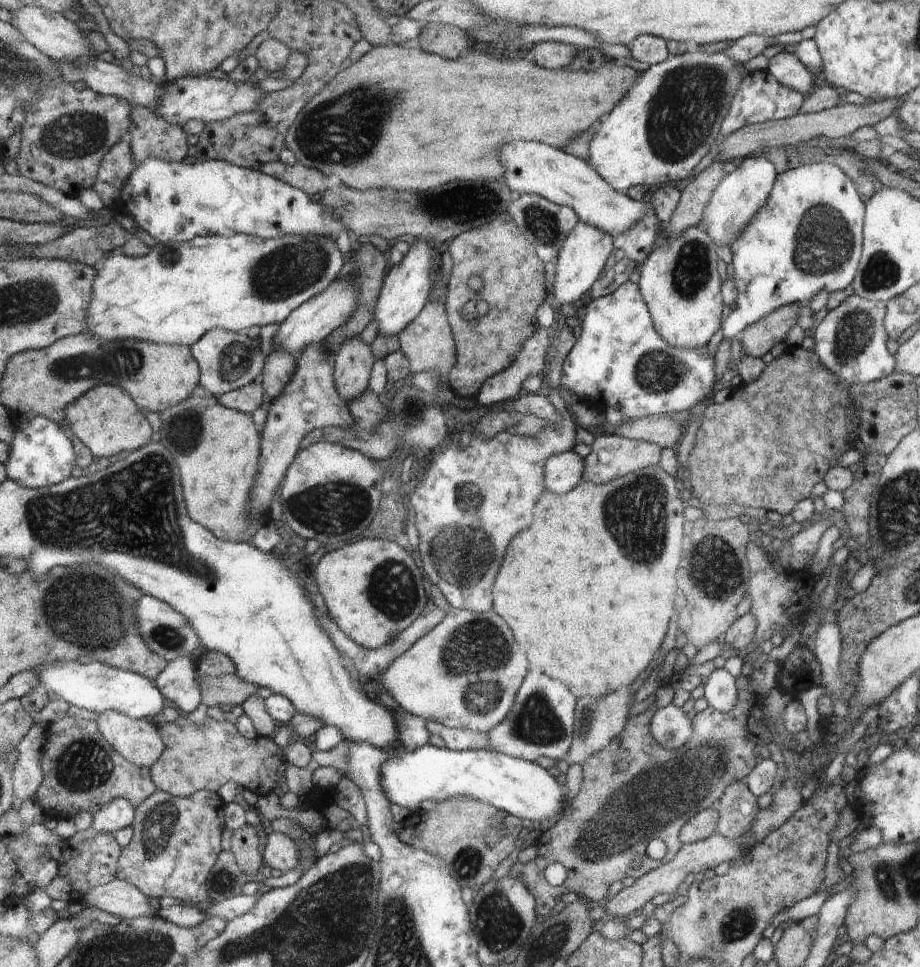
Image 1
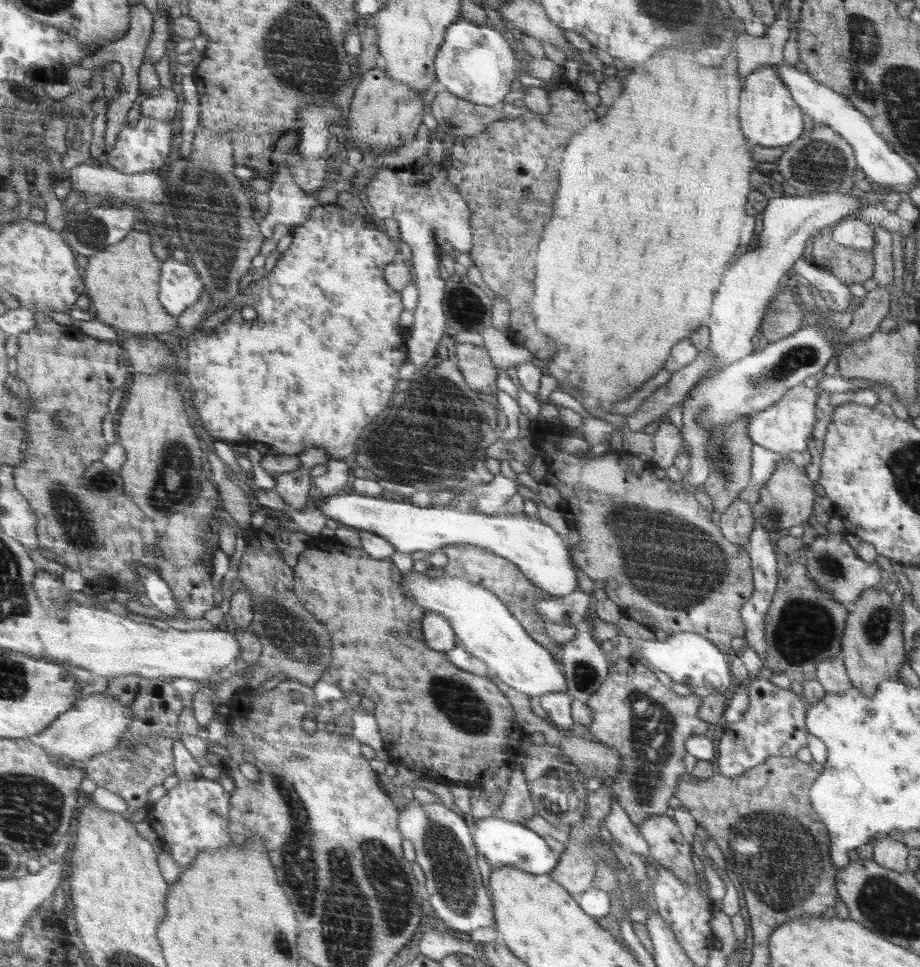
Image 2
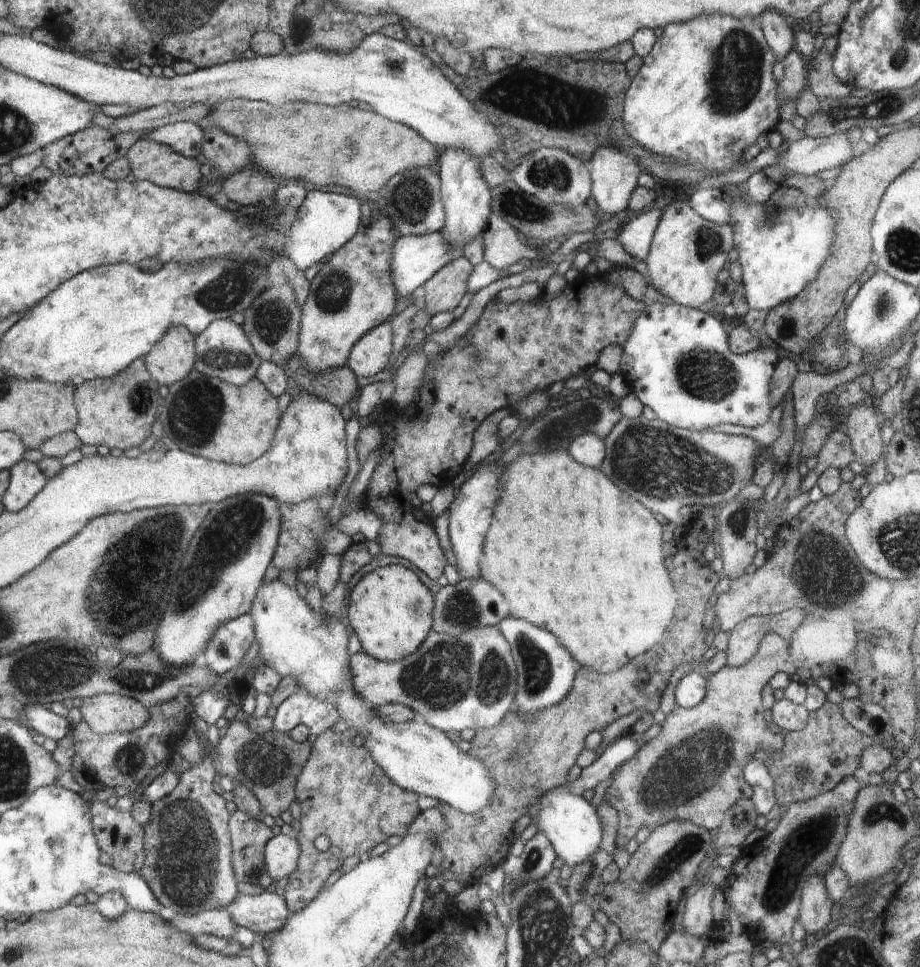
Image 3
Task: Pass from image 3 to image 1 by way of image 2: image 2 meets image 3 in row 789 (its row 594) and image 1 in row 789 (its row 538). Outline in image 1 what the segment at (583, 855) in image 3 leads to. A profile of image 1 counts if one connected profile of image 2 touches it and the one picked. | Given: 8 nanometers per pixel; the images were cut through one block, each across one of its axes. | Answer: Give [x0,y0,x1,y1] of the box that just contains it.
[382,744,564,823]

